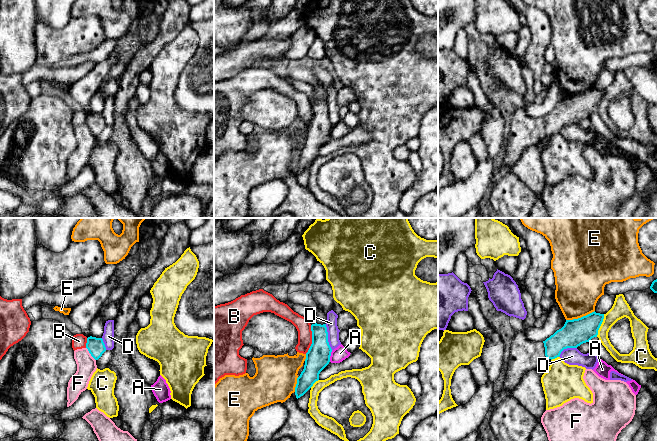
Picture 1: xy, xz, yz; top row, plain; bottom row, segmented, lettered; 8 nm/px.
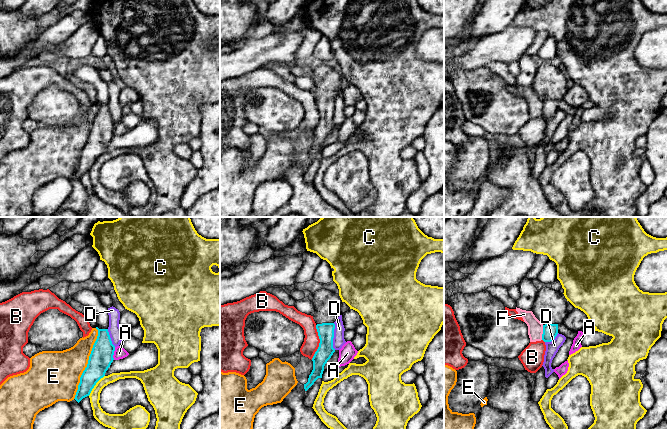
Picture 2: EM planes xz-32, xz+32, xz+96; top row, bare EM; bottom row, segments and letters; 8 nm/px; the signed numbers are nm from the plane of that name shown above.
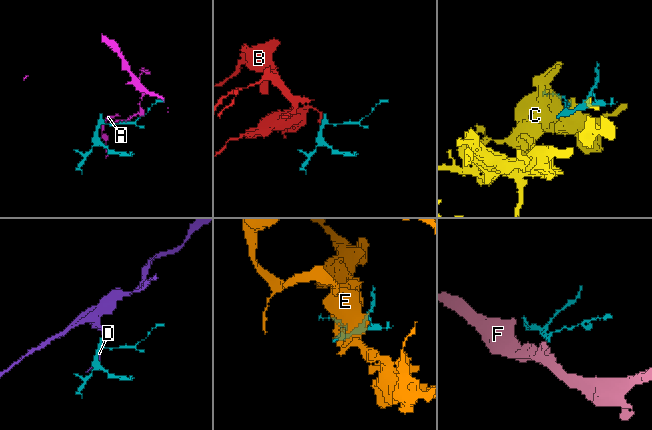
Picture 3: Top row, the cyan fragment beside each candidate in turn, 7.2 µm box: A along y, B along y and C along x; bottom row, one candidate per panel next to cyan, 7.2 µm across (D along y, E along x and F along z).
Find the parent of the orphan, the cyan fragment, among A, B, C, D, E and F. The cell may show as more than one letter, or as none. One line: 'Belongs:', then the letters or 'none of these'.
Belongs: none of these

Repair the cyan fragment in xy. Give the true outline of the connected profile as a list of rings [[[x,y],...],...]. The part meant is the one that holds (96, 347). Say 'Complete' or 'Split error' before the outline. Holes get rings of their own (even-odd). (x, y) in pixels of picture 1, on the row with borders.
Complete. [[[92,336],[87,338],[86,348],[95,360],[98,360],[106,351],[103,339]]]

